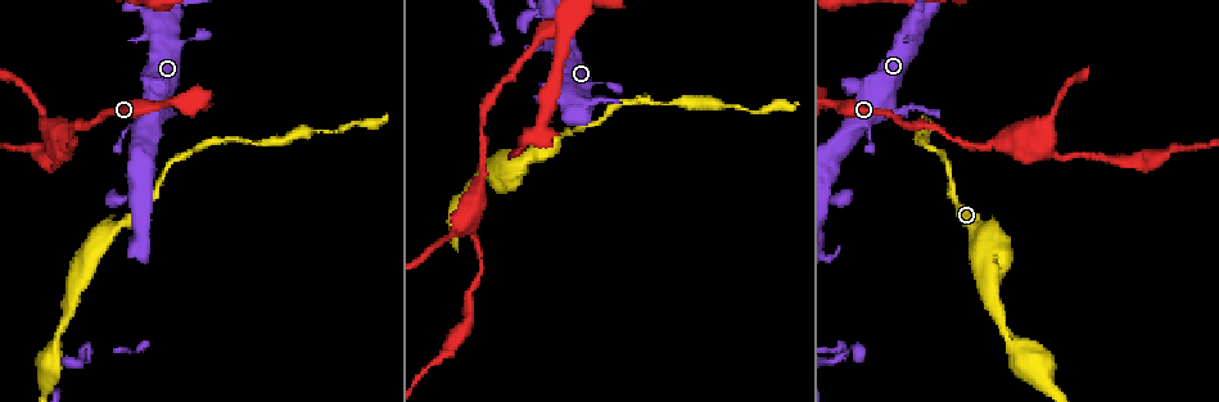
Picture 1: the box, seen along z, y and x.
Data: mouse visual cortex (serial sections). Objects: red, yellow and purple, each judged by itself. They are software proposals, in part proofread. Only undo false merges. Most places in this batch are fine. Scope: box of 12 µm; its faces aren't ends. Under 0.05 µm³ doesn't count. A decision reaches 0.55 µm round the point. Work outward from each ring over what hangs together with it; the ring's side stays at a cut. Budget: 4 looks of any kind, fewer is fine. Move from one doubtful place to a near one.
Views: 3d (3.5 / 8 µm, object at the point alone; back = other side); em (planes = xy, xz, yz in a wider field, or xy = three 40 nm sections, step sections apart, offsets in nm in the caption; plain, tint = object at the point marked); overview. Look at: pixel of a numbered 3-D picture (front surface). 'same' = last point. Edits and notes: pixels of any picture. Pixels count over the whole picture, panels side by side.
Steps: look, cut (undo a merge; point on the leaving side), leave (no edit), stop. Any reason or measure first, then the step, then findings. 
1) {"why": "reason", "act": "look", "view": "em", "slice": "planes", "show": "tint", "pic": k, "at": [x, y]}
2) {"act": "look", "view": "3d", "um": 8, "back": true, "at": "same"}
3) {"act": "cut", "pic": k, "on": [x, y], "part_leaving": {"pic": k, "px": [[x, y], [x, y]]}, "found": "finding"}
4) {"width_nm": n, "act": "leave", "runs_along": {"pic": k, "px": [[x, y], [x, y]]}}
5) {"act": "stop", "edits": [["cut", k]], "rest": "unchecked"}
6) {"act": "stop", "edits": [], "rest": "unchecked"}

{"why": "abrupt turn", "act": "look", "view": "3d", "um": 8, "pic": 1, "at": [1035, 126]}

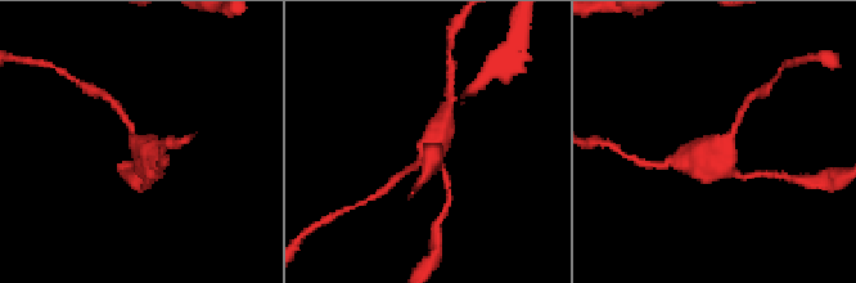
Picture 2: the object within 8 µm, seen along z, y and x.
{"act": "look", "view": "em", "slice": "planes", "show": "tint", "pic": 2, "at": [427, 142]}

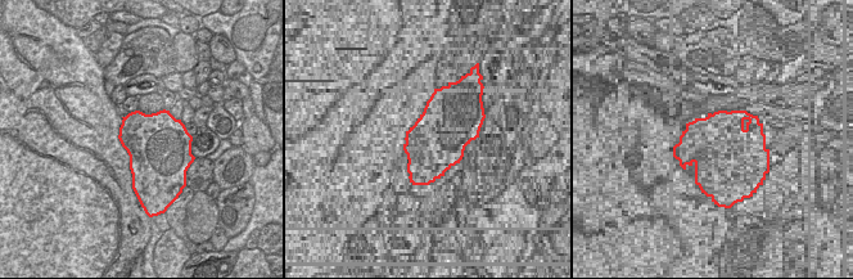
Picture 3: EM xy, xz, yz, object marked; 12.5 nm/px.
{"act": "leave", "runs_along": {"pic": 2, "px": [[681, 160], [712, 155], [742, 176]]}, "found": "one cell here"}

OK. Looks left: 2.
{"why": "thin neck", "act": "look", "view": "3d", "um": 8, "back": true, "pic": 1, "at": [251, 143]}

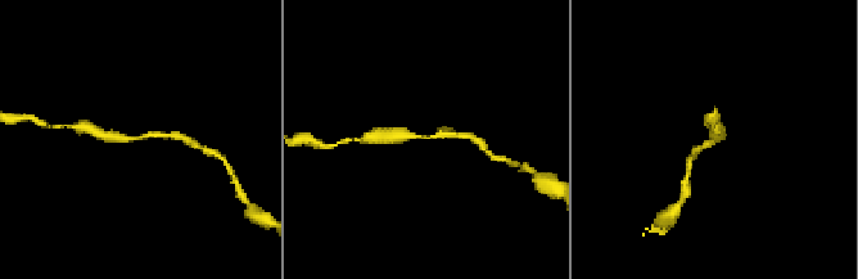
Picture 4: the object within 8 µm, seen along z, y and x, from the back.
{"why": "now the EM", "act": "look", "view": "em", "slice": "xy", "step": 1, "show": "tint", "pic": 4, "at": [135, 137]}

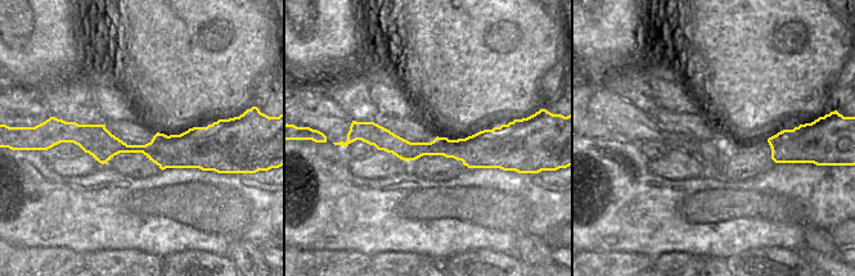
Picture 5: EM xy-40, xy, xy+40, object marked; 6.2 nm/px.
{"width_nm": 160, "act": "leave", "runs_along": {"pic": 5, "px": [[57, 127], [102, 145], [225, 150]]}, "found": "all the same cell"}

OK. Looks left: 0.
{"act": "stop", "edits": [], "rest": "unchecked"}

